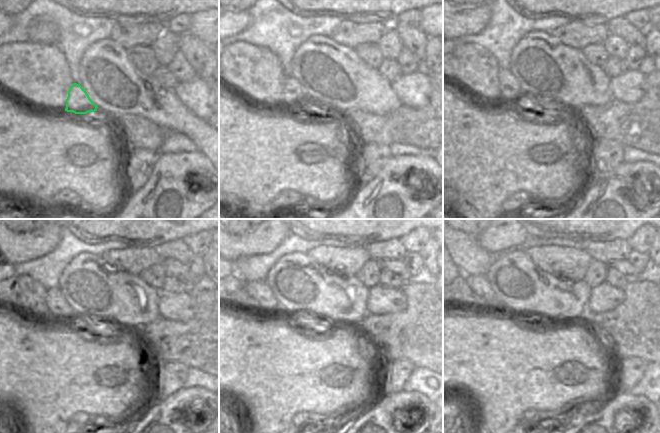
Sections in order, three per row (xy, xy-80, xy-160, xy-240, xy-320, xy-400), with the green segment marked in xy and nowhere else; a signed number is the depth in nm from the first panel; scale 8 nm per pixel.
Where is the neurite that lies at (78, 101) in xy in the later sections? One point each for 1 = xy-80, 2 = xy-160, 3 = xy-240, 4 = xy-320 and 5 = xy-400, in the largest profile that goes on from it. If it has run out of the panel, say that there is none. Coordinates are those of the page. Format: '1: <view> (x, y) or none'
1: xy-80 (293, 93)
2: xy-160 (510, 88)
3: xy-240 (59, 310)
4: xy-320 (266, 303)
5: xy-400 (479, 285)

